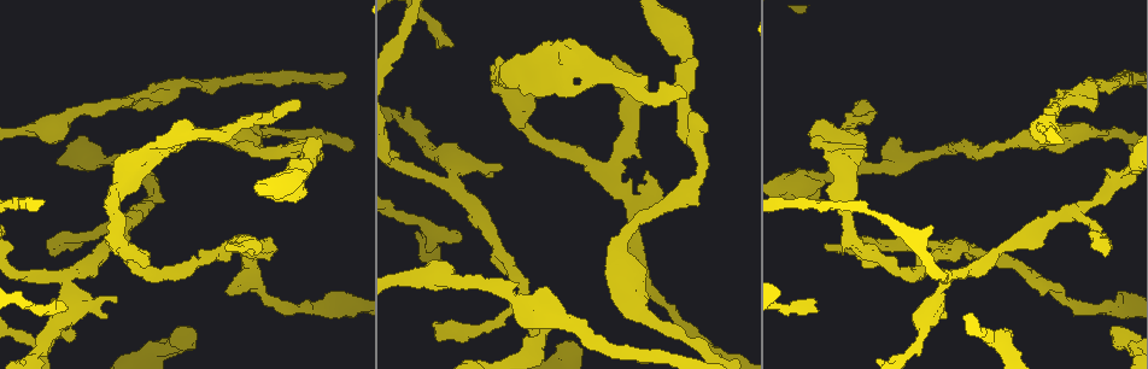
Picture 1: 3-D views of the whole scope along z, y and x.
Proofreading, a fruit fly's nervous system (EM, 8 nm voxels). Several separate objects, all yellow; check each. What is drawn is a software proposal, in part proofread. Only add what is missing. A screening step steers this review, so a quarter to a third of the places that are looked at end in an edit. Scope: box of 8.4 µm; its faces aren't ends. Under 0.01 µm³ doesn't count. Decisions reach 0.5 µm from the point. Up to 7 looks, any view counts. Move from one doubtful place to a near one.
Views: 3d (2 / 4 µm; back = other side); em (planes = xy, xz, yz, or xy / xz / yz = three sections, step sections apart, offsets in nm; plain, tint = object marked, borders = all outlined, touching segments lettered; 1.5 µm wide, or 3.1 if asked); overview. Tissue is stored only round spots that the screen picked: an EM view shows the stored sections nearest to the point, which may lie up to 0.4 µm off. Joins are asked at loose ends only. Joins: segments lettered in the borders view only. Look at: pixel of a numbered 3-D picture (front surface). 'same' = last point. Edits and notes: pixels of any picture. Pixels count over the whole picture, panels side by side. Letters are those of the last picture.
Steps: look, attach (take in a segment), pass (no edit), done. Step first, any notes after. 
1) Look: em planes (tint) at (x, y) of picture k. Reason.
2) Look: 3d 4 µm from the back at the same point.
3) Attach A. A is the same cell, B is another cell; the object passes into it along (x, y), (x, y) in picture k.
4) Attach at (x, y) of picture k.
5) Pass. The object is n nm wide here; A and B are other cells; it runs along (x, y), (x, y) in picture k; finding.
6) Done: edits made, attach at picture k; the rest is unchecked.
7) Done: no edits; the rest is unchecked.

Look: em planes (tint) at (813, 308) of picture 1. Long arm stops here.

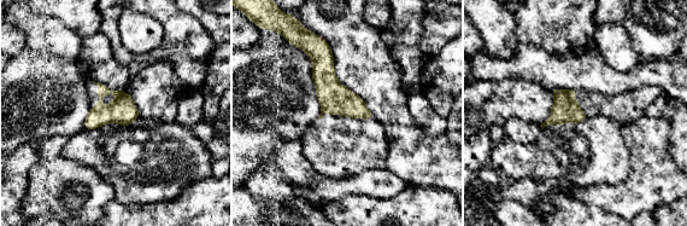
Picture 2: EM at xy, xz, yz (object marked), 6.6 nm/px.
Look: em planes (borders) at the same point. See the neighbours.

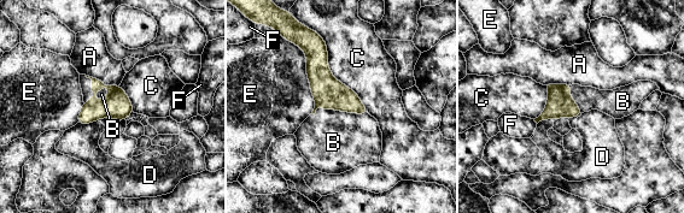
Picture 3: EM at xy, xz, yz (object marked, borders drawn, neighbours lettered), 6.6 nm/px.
Attach B. The object is 180 nm wide here; B is the same cell, A, C, D, E and F are other cells; the object passes into it along (328, 93), (338, 110), (333, 142) in picture 3; the cell continues.

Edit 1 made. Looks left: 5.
Look: em planes (borders) at (157, 141) of picture 1. Branch stops here.

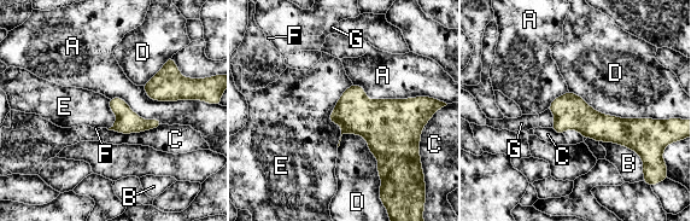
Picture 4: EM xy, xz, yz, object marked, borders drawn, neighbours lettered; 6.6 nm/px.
Pass. A, B, C, D, E, F and G are other cells; a border runs along (352, 83), (329, 118), (337, 146) in picture 4; no lettered segment goes on from it.

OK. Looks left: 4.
Look: 3d 2 µm at (1009, 334) of picture 1. Free end.

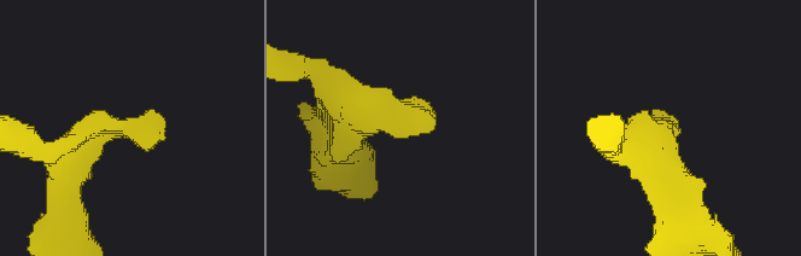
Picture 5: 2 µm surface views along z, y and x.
Look: em xz step 8 (tint) at (164, 137) of picture 5.

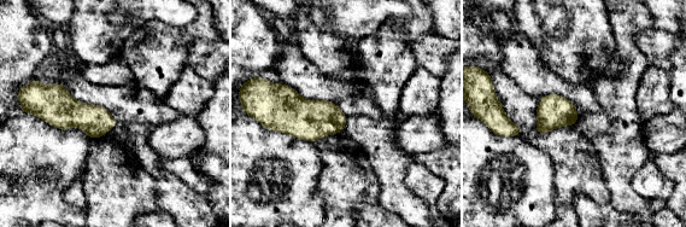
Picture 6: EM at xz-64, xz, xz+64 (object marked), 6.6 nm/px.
Look: em planes (borders) at the same point. Another direction.

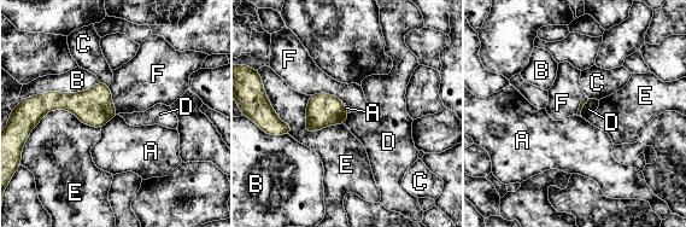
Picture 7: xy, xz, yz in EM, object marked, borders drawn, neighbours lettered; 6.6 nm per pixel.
Pass. A, B, C, D, E and F are other cells; none of them fits.

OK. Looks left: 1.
Done: edits made, attach at picture 3; the rest is unchecked.

